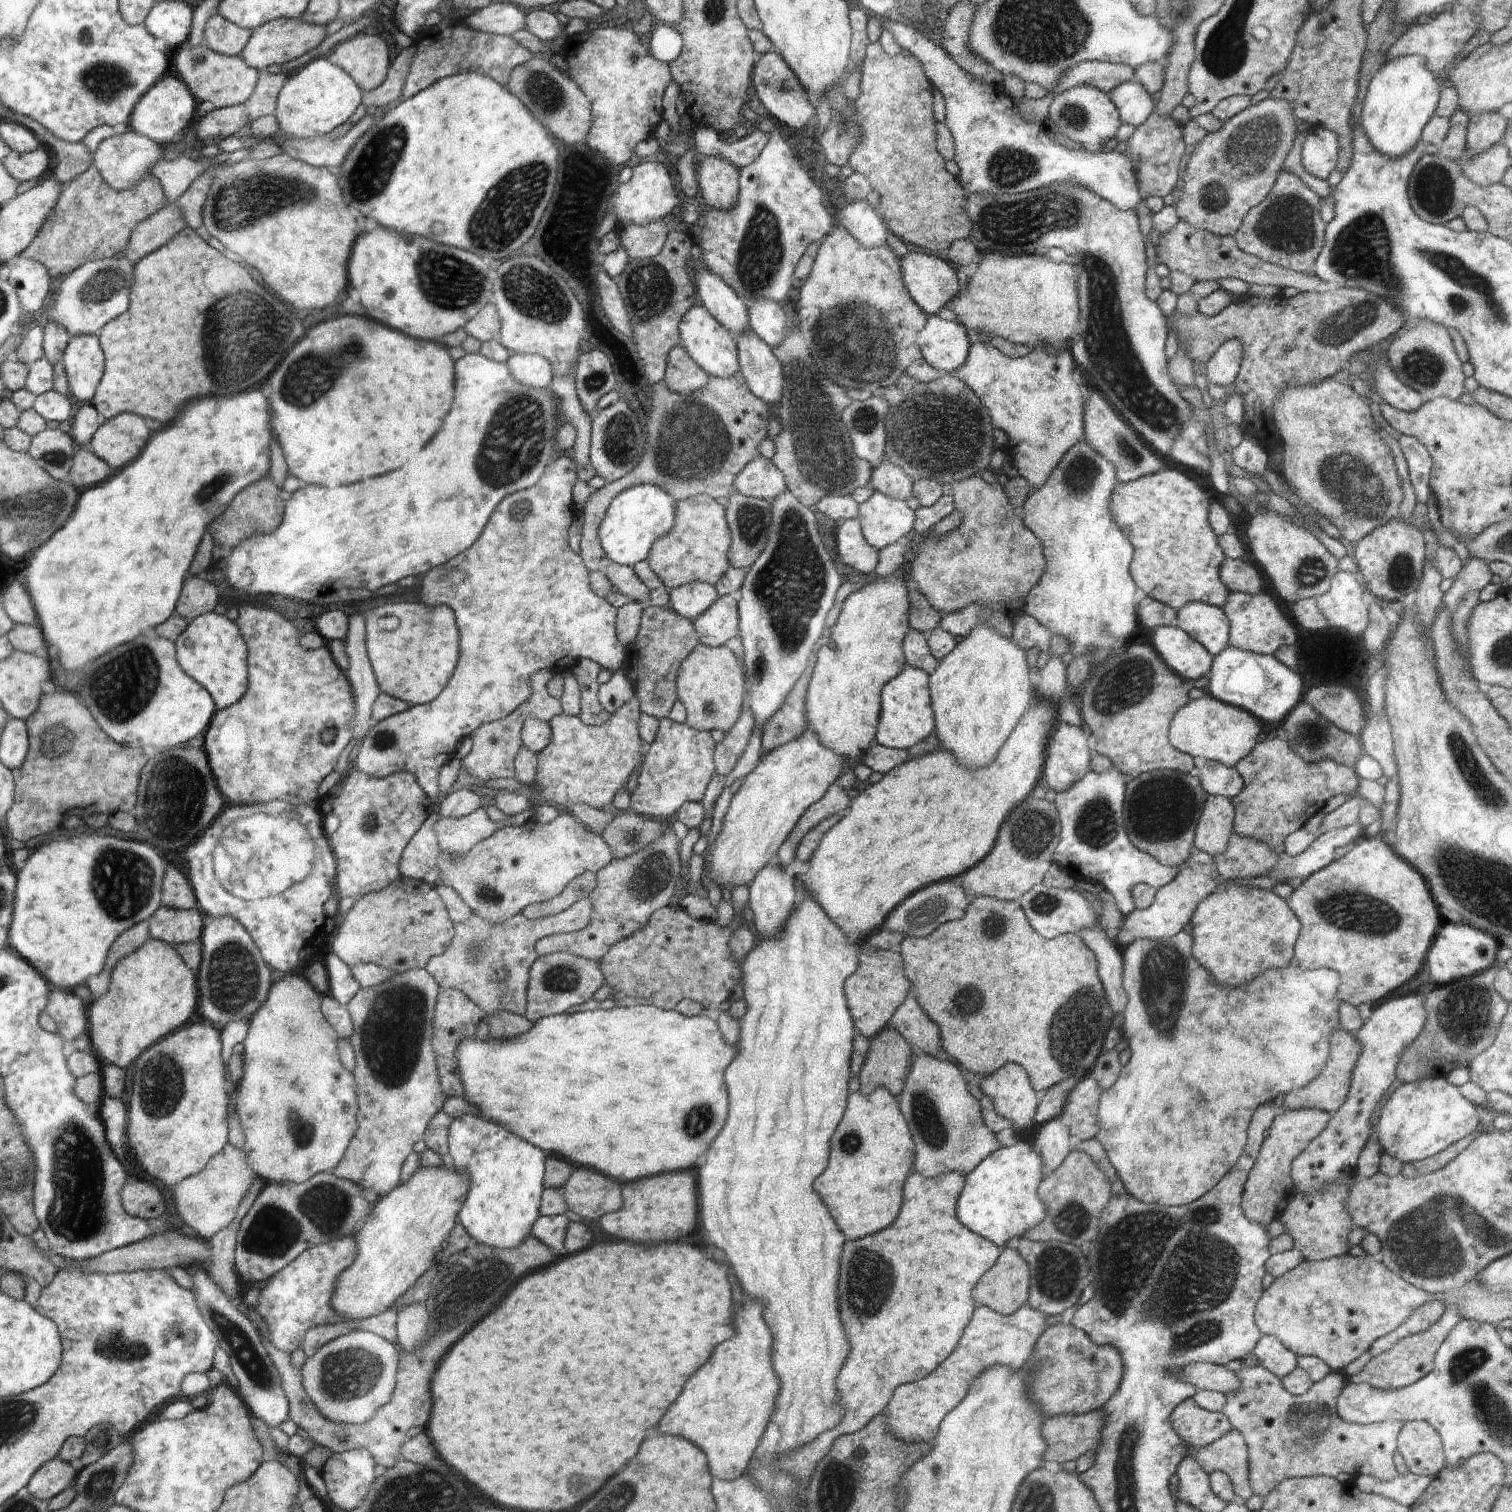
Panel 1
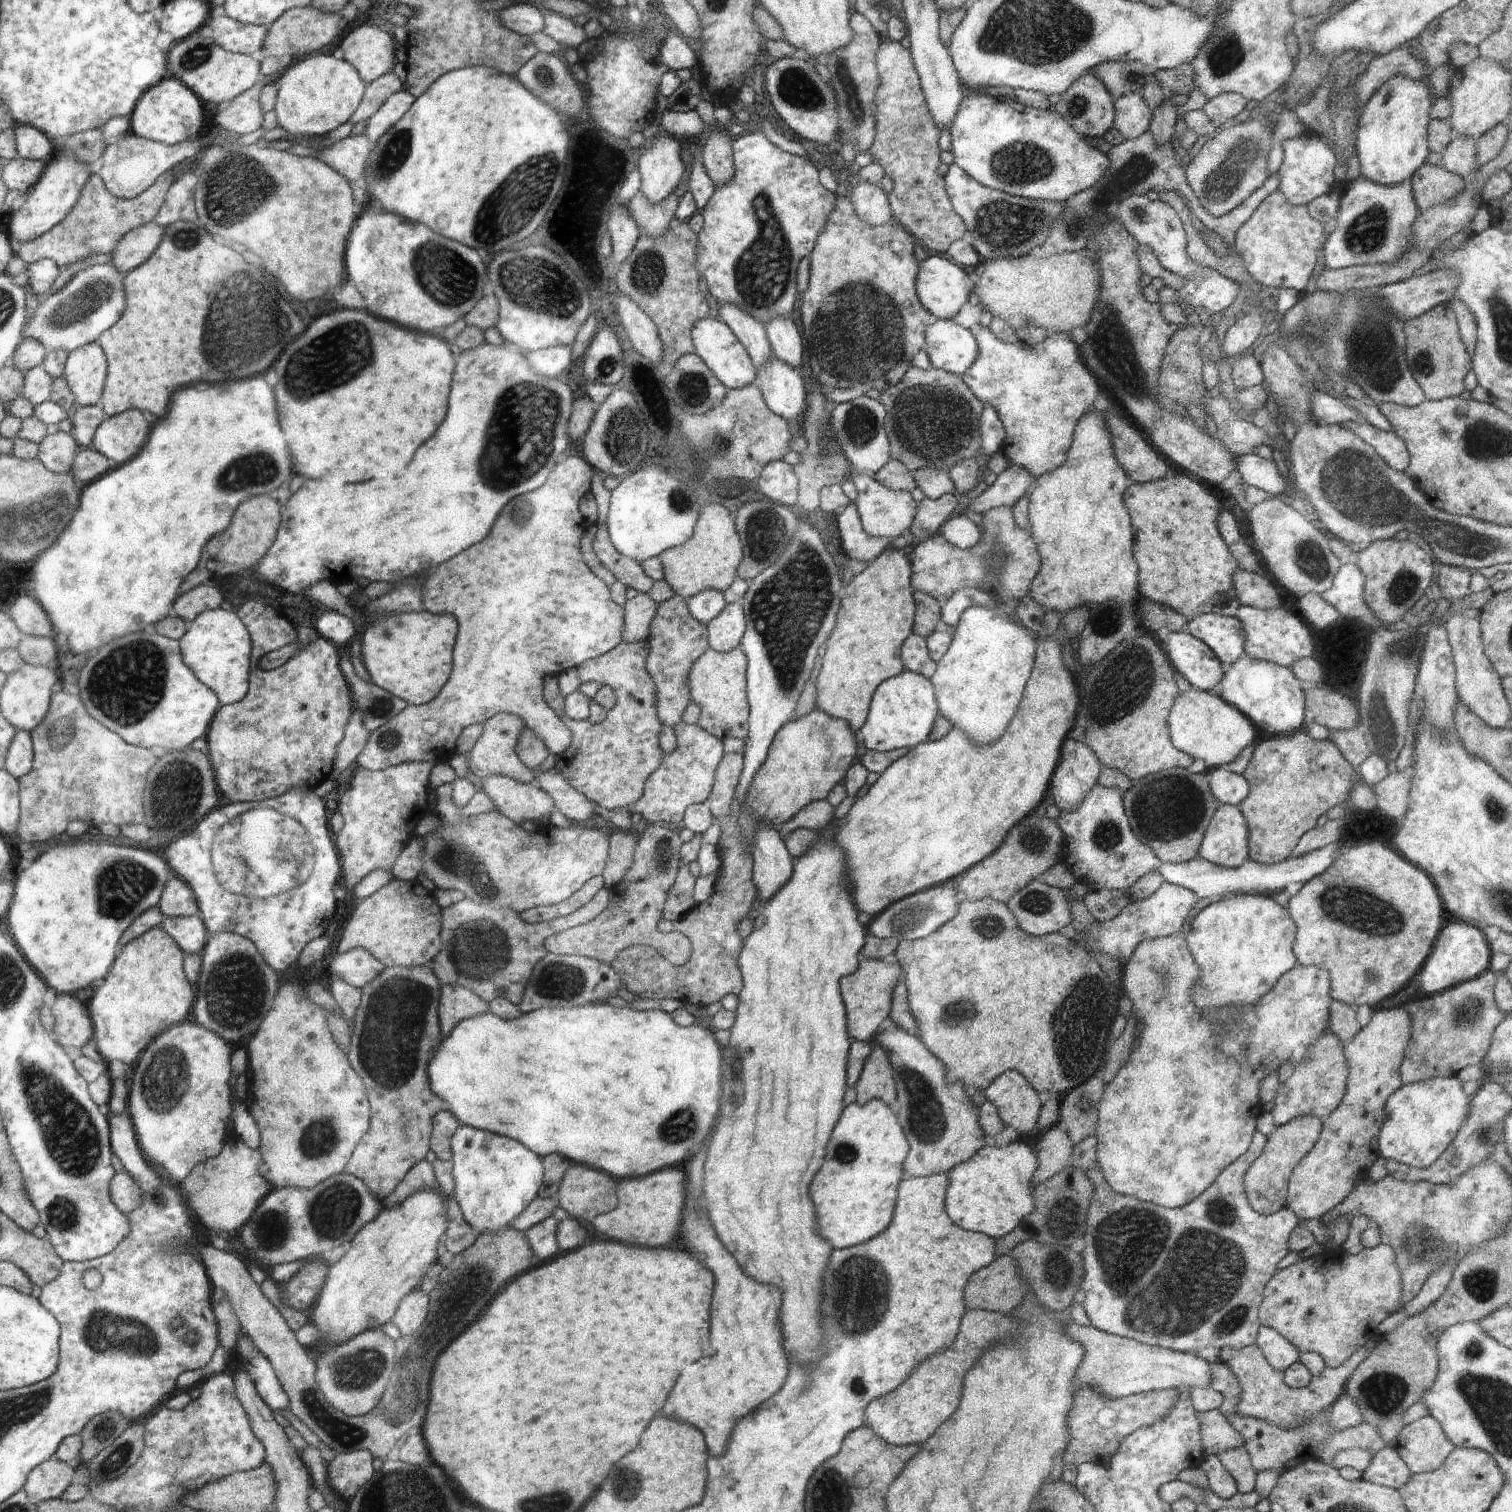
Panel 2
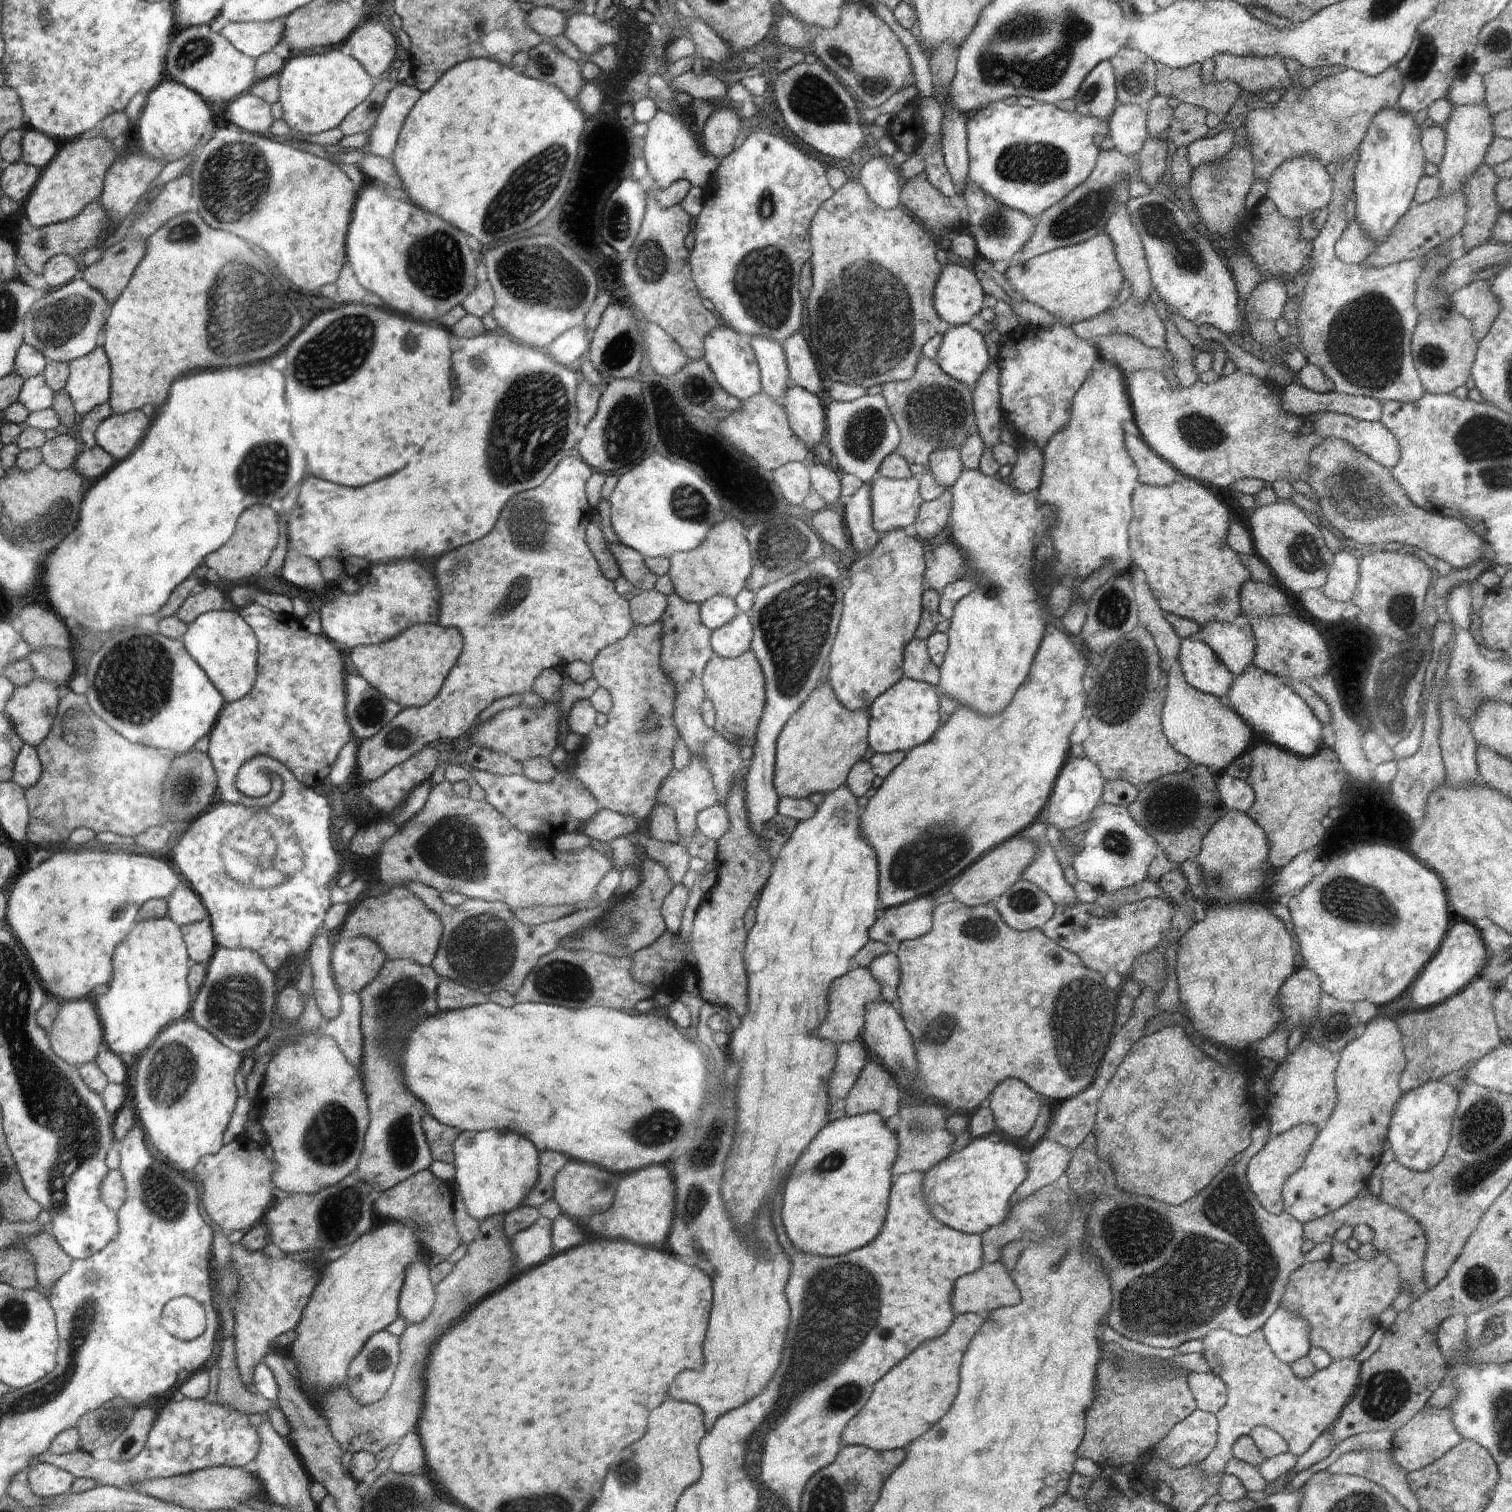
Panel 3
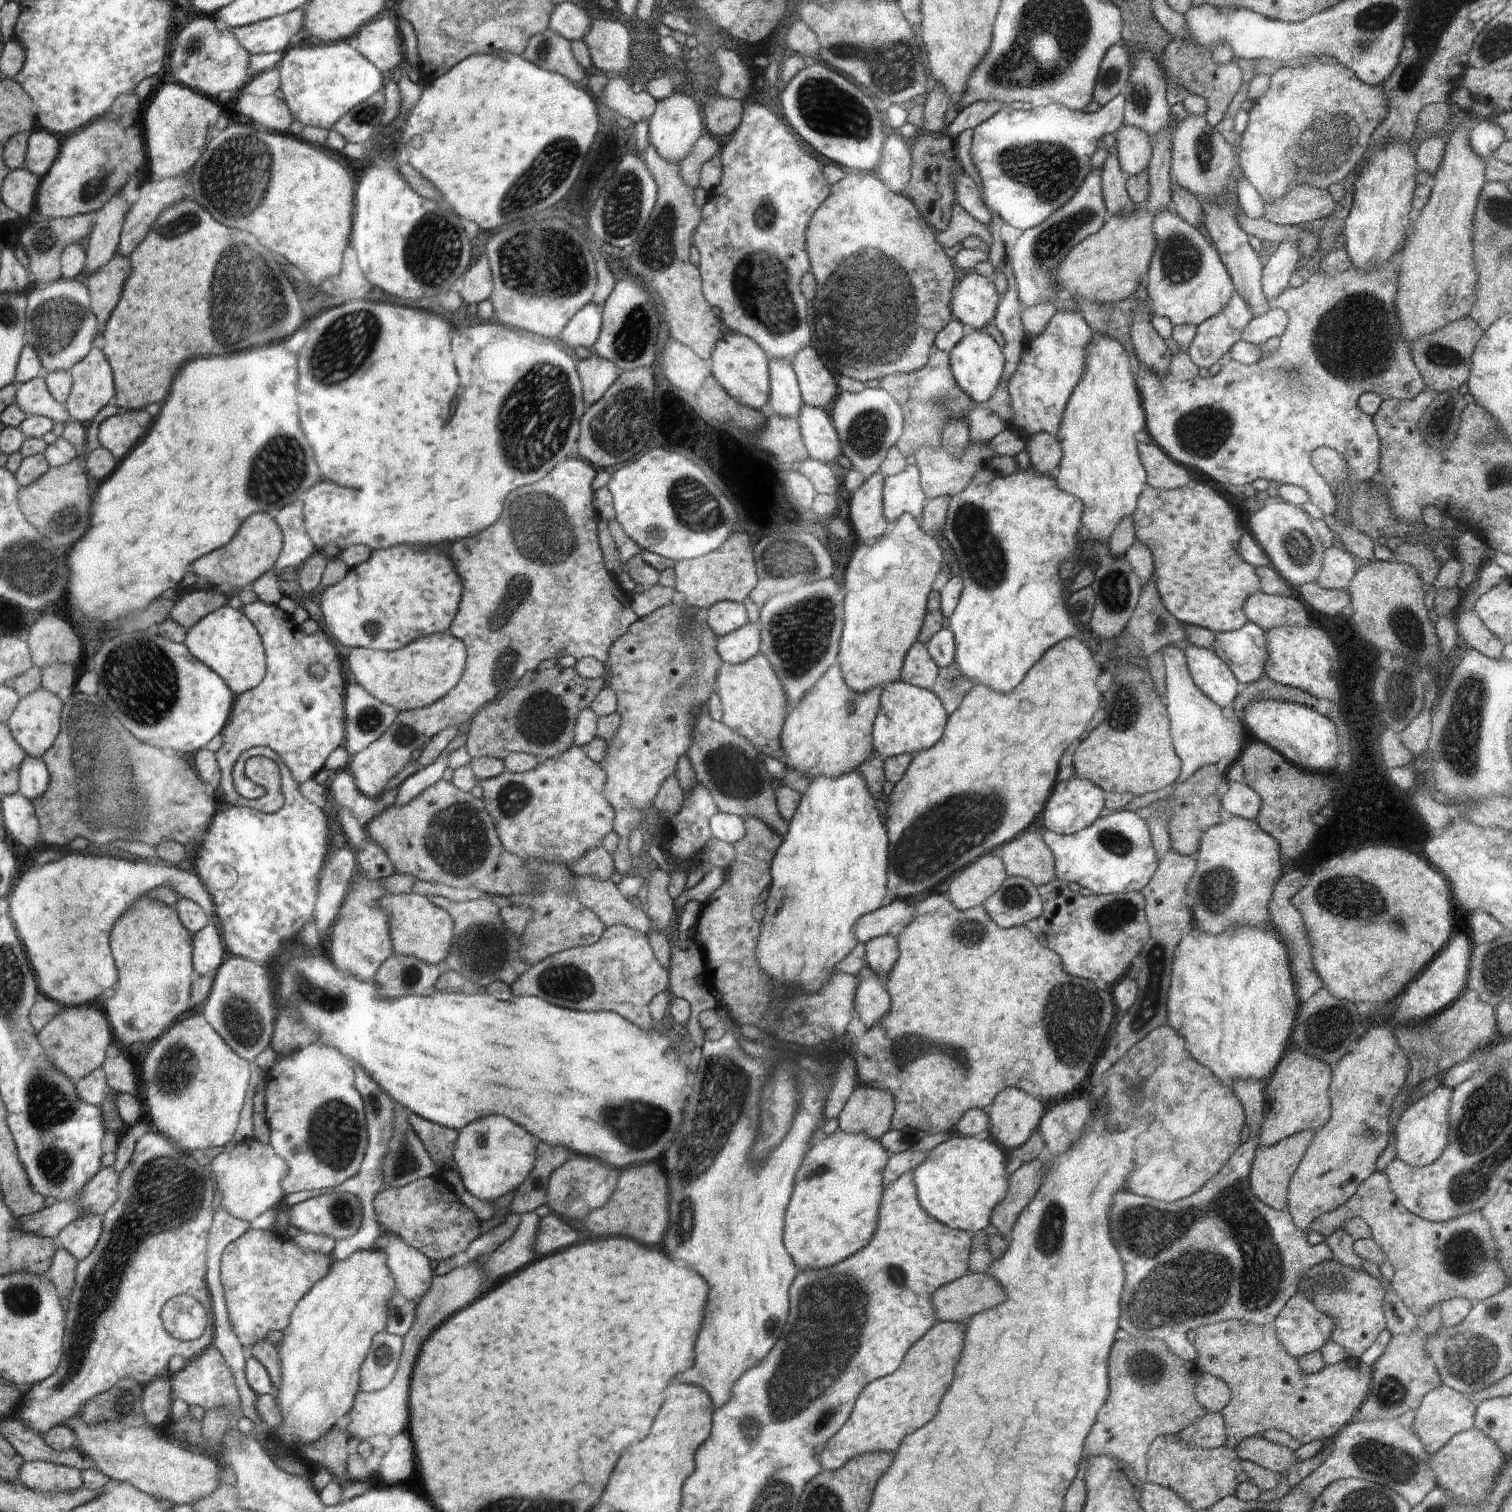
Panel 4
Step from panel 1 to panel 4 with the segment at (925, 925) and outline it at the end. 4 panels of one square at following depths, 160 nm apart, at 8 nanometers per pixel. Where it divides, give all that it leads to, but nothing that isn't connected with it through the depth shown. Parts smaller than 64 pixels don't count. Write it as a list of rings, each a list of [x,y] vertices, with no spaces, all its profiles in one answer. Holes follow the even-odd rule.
[[[892,897],[884,908],[870,912],[855,925],[854,934],[858,943],[869,943],[873,939],[892,933],[892,928],[898,924],[909,924],[916,916],[913,906],[908,906],[906,900]]]

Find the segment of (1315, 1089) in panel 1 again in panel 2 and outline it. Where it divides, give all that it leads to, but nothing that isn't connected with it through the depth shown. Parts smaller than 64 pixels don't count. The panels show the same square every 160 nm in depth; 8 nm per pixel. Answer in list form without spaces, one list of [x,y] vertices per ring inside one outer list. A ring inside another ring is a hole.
[[[1324,1032],[1309,1046],[1306,1060],[1294,1068],[1288,1080],[1280,1084],[1272,1109],[1272,1118],[1277,1127],[1297,1116],[1312,1115],[1323,1120],[1334,1112],[1346,1094],[1349,1062],[1345,1059],[1342,1042],[1334,1033]]]

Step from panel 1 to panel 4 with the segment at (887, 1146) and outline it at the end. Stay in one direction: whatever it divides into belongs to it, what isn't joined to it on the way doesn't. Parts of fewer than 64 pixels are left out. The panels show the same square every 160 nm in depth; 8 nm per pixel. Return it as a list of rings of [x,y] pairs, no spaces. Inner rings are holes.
[[[838,1130],[808,1152],[800,1176],[796,1176],[796,1196],[788,1208],[788,1232],[784,1245],[792,1252],[800,1270],[835,1266],[867,1247],[876,1229],[878,1206],[882,1197],[882,1170],[890,1162],[881,1142],[864,1132],[848,1134]]]

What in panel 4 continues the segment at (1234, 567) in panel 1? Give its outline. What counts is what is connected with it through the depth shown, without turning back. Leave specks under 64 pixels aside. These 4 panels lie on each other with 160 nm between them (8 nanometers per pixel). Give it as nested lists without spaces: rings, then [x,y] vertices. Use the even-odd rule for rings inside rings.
[[[1253,592],[1243,604],[1248,621],[1268,632],[1274,627],[1310,625],[1307,608],[1296,598]]]

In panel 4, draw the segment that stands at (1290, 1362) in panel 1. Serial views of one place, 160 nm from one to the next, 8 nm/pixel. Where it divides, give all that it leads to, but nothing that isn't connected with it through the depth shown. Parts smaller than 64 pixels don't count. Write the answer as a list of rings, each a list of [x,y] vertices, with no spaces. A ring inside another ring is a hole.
[[[1310,1282],[1308,1288],[1300,1288],[1291,1300],[1288,1300],[1284,1309],[1278,1314],[1278,1317],[1275,1319],[1273,1326],[1276,1326],[1276,1334],[1278,1334],[1278,1340],[1280,1344],[1286,1348],[1286,1352],[1291,1356],[1299,1358],[1300,1356],[1308,1355],[1310,1352],[1317,1352],[1320,1348],[1324,1347],[1332,1336],[1332,1330],[1336,1324],[1332,1316],[1320,1312],[1316,1308],[1316,1304],[1312,1302],[1312,1284],[1316,1282]]]

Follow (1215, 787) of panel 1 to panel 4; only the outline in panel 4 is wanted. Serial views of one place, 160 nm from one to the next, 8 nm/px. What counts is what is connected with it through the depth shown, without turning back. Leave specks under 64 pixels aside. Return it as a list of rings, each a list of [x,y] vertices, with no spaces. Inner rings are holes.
[[[1226,781],[1221,790],[1221,805],[1236,817],[1255,820],[1261,807],[1261,798],[1246,782]]]

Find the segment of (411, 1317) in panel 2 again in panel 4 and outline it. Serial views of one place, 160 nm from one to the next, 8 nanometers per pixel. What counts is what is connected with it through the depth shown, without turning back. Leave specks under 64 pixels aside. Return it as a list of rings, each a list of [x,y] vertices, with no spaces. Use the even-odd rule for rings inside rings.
[[[389,1231],[379,1237],[378,1248],[384,1250],[388,1258],[387,1265],[395,1278],[397,1290],[419,1302],[431,1289],[435,1277],[429,1264],[430,1258],[415,1245]]]

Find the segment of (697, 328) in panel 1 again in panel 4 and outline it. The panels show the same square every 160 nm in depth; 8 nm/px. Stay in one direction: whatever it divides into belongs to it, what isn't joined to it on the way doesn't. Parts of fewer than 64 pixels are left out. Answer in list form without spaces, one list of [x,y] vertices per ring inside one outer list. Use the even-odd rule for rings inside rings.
[[[730,332],[716,345],[709,363],[711,374],[736,403],[753,410],[765,410],[768,407],[768,400],[770,400],[768,356],[750,337]]]

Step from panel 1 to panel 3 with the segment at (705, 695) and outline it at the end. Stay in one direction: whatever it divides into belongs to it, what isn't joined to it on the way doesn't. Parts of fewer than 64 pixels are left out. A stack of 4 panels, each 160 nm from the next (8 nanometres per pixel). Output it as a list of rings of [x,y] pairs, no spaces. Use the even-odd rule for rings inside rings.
[[[748,650],[746,654],[730,658],[714,654],[711,659],[712,664],[707,664],[708,676],[704,676],[704,690],[715,710],[713,727],[737,746],[753,746],[757,740],[758,726],[762,722],[764,708],[766,708],[766,676],[764,676],[762,666],[755,652],[751,650]]]

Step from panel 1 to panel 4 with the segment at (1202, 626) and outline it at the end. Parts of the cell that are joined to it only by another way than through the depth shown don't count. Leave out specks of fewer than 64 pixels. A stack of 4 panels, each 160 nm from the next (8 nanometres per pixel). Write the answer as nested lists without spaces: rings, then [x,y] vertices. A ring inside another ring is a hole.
[[[1246,621],[1233,631],[1218,631],[1211,650],[1230,668],[1237,682],[1250,684],[1265,674],[1267,634]]]

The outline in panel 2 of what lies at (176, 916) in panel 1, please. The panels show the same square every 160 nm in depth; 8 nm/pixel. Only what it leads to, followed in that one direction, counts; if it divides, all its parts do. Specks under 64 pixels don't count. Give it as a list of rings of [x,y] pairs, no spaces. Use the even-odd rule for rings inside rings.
[[[165,916],[160,926],[188,954],[200,953],[206,946],[206,927],[196,916]]]

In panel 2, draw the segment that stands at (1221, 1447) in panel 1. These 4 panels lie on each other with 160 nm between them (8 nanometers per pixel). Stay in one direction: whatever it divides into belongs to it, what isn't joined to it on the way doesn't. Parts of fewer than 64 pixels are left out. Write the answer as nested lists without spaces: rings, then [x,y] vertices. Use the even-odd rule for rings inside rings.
[[[1245,1445],[1219,1452],[1217,1457],[1236,1481],[1238,1492],[1246,1494],[1255,1490],[1257,1472],[1250,1462]]]

